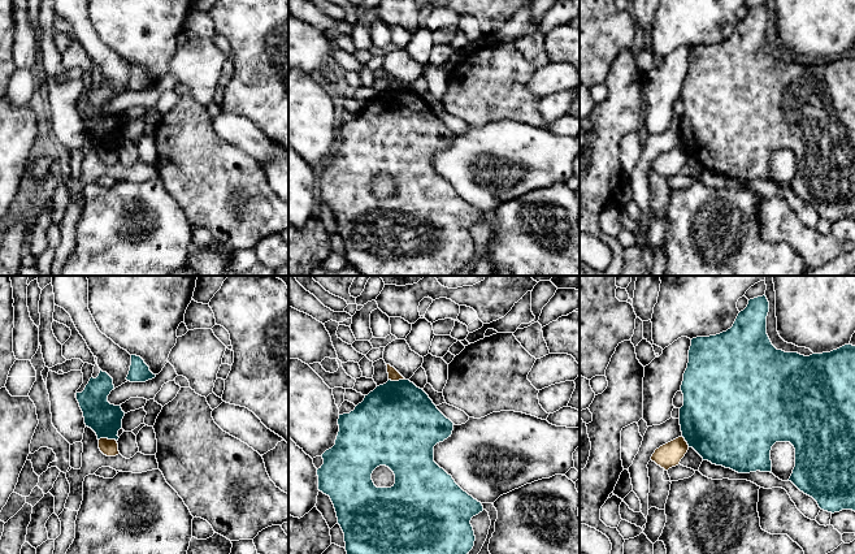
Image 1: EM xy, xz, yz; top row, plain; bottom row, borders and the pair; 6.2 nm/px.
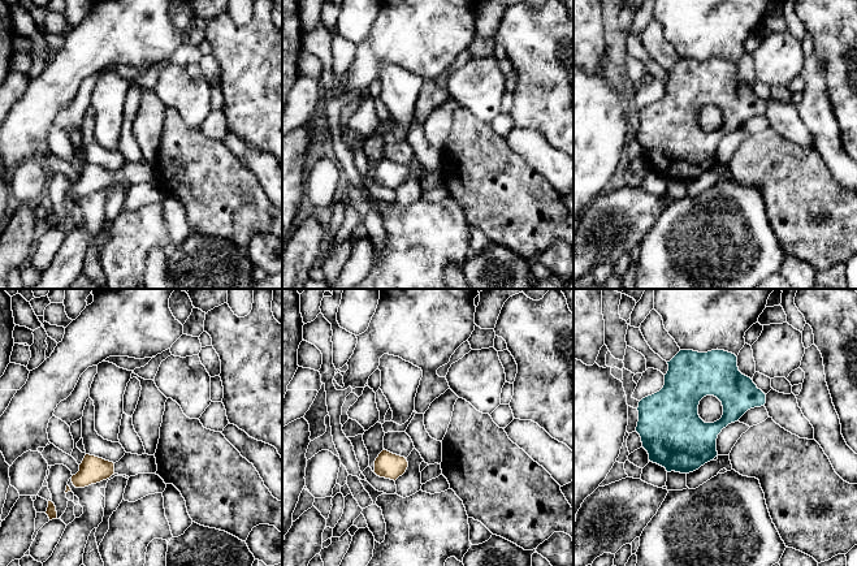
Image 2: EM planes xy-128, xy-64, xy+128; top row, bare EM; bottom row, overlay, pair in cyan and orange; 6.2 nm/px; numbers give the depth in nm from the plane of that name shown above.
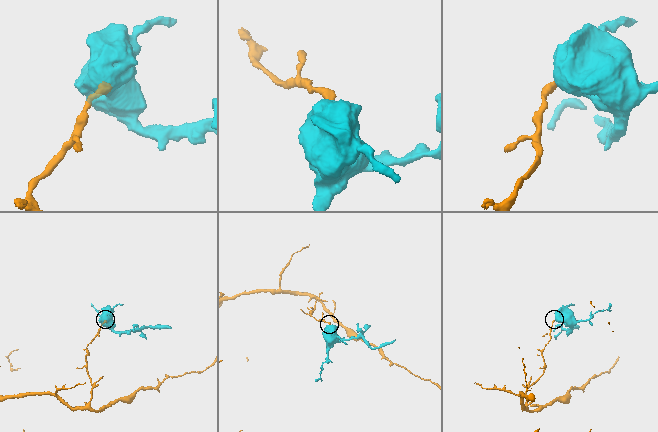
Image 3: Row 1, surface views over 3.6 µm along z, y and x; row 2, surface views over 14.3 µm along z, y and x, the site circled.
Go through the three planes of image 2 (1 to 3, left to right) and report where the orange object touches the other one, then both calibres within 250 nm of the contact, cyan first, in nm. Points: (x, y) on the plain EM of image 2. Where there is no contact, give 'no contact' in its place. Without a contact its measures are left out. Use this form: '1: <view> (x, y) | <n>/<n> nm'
1: no contact
2: no contact
3: no contact

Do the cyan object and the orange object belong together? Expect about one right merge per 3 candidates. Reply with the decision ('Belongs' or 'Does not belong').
Does not belong

